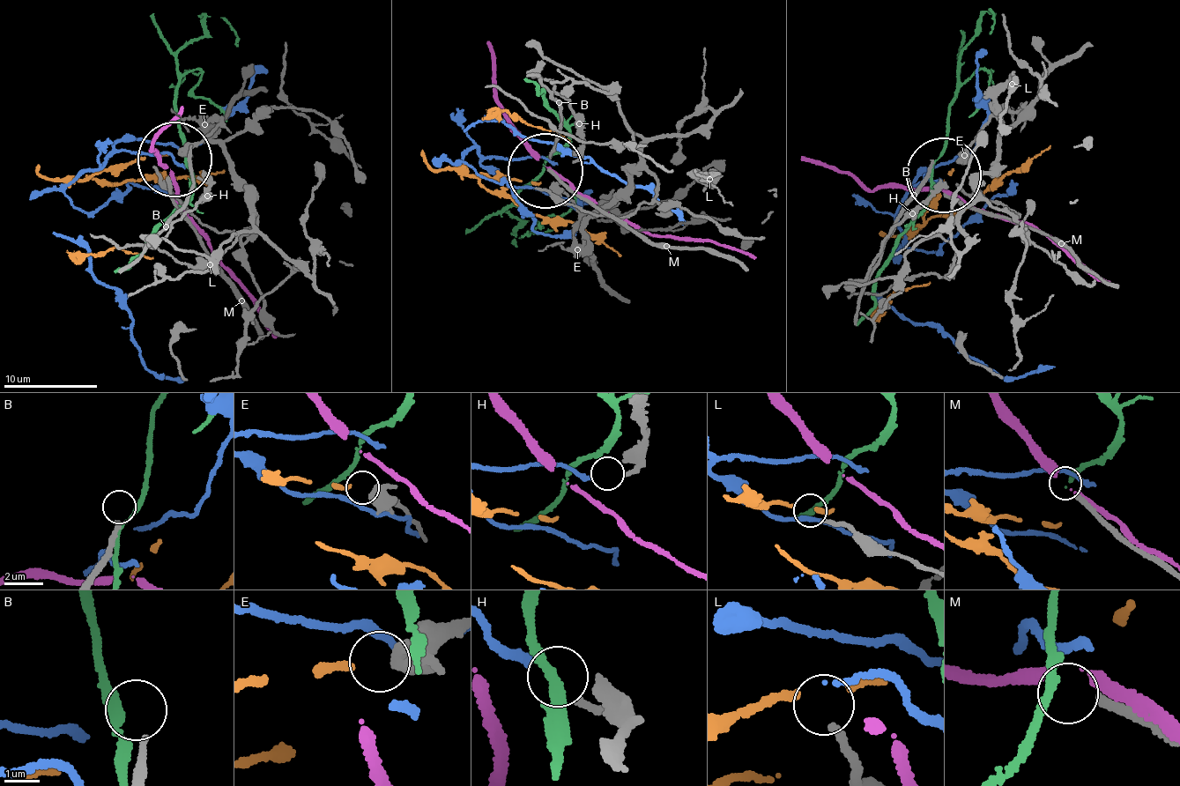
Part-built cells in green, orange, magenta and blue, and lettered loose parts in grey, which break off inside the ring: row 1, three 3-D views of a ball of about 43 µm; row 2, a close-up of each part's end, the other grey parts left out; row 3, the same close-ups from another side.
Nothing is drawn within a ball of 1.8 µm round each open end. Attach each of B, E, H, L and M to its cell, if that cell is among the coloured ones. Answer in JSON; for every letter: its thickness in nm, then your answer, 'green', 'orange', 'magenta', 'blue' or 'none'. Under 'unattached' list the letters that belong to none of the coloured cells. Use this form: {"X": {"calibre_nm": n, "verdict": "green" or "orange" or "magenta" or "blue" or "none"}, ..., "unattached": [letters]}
{"B": {"calibre_nm": 200, "verdict": "none"}, "E": {"calibre_nm": 480, "verdict": "orange"}, "H": {"calibre_nm": 240, "verdict": "blue"}, "L": {"calibre_nm": 220, "verdict": "none"}, "M": {"calibre_nm": 280, "verdict": "none"}, "unattached": ["B", "L", "M"]}

